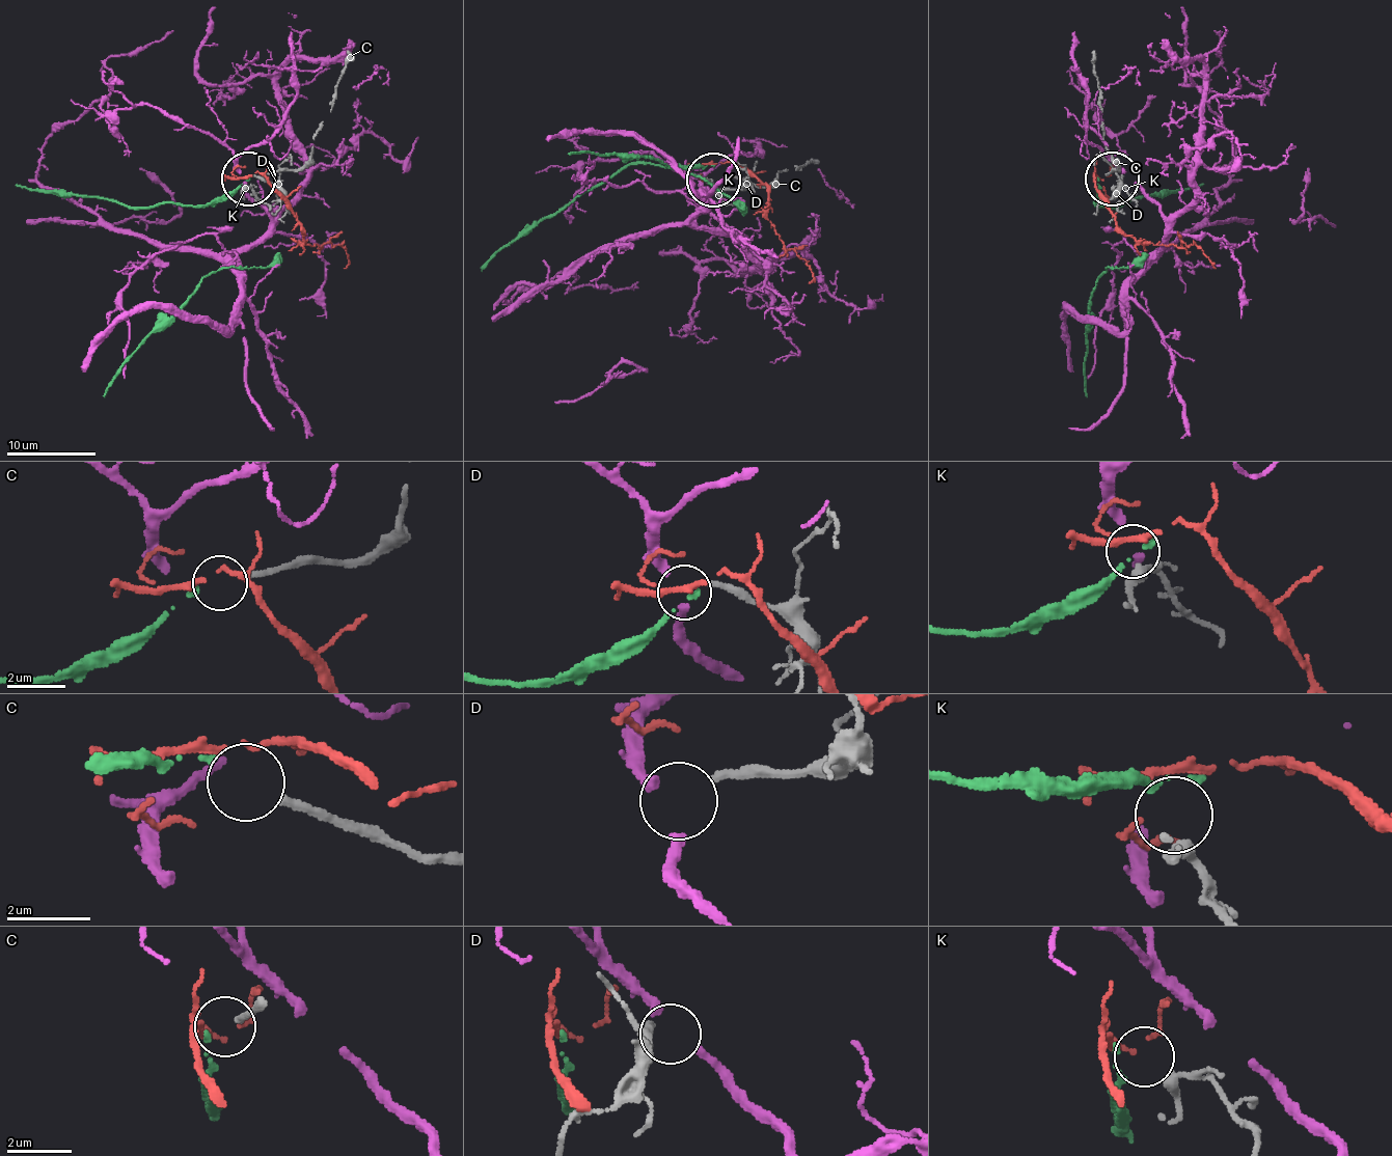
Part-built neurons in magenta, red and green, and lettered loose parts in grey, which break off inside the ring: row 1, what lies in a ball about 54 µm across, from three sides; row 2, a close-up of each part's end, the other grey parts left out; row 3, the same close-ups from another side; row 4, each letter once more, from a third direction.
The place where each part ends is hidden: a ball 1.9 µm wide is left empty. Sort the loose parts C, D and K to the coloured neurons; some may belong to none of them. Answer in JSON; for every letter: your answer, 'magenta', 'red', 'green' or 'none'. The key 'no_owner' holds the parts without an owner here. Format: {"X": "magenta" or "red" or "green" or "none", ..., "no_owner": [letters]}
{"C": "green", "D": "magenta", "K": "red", "no_owner": []}

